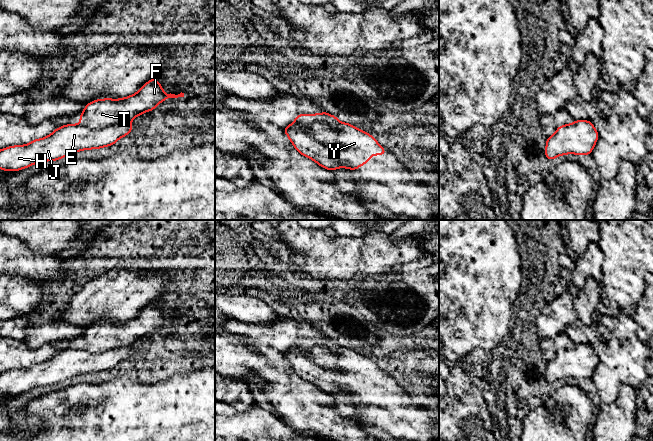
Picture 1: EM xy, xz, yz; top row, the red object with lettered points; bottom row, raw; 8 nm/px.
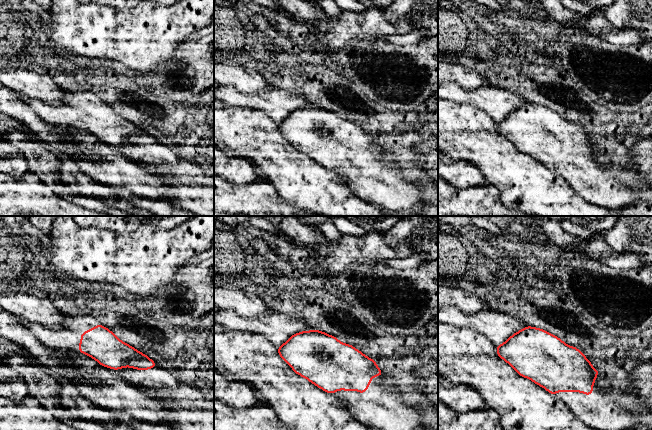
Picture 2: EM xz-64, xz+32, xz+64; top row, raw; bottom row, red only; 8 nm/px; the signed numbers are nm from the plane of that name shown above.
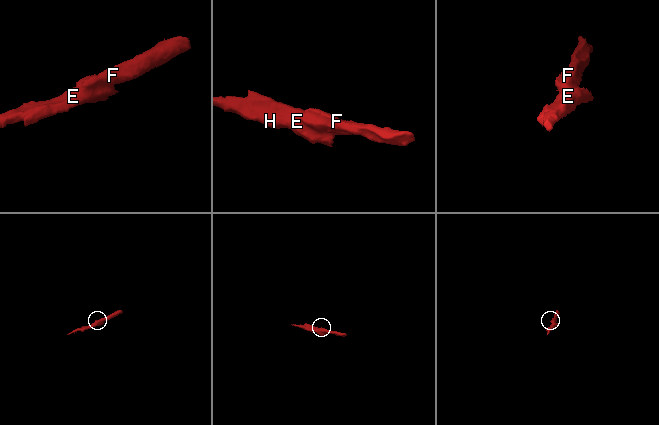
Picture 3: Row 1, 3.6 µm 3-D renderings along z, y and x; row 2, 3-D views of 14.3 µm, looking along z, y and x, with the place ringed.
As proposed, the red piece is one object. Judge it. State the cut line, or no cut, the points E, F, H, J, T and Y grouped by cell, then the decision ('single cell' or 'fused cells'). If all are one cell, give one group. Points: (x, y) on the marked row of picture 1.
cut in xz along (306, 129), (309, 135), (322, 142), (337, 143); E H J Y / F T; fused cells

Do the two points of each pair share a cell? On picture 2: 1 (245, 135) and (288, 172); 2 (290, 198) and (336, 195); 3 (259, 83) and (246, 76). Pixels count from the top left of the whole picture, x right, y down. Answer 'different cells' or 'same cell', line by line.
1: same cell
2: same cell
3: same cell

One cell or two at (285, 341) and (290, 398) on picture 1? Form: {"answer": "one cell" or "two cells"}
{"answer": "two cells"}

